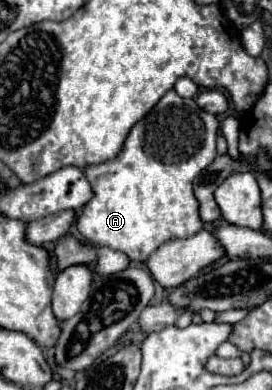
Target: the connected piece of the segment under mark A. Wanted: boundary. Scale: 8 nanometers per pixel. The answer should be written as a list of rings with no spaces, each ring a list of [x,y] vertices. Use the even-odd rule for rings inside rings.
[[[170,89],[158,105],[132,127],[116,159],[84,169],[88,181],[92,183],[94,197],[84,205],[82,215],[76,219],[78,231],[94,245],[126,253],[134,263],[144,263],[148,255],[152,255],[152,251],[166,241],[188,239],[188,235],[202,231],[204,223],[200,219],[200,207],[196,207],[196,195],[192,195],[192,179],[196,179],[196,175],[200,175],[200,171],[214,161],[216,139],[212,137],[216,137],[216,133],[218,119],[214,115],[200,109],[194,99],[184,99]]]

